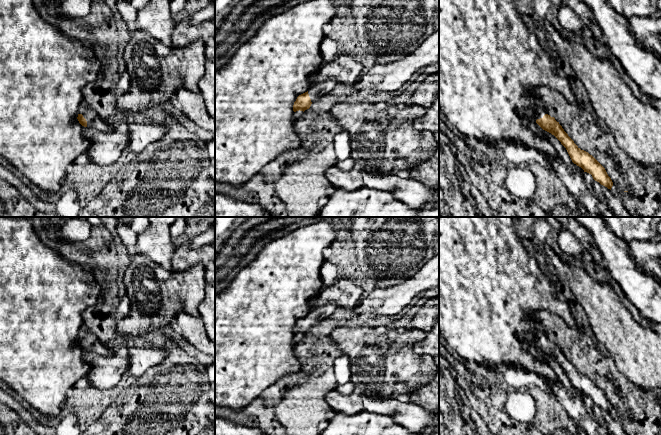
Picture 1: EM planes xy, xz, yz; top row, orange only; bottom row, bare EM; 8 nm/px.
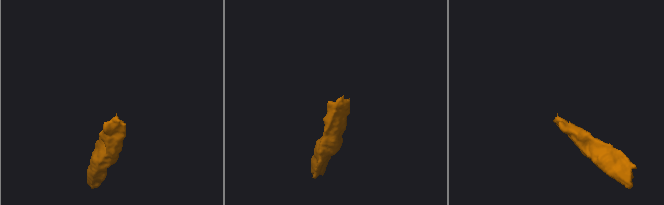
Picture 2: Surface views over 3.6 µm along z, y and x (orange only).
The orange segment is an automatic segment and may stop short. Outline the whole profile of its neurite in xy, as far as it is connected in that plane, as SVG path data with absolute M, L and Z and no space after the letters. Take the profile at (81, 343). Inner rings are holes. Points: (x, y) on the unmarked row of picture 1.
M86 328L81 329L77 343L84 351L93 351L103 356L111 353L110 349L104 345L94 333Z

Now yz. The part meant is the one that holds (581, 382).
M539 326L534 327L534 332L536 335L536 347L561 366L572 386L581 391L584 396L591 398L595 405L611 414L613 406L605 392L592 379L581 374L564 355L559 346L546 337L544 331Z

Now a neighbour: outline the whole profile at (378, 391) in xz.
M362 384L358 388L364 395L375 399L391 399L393 394L393 386L387 384Z

